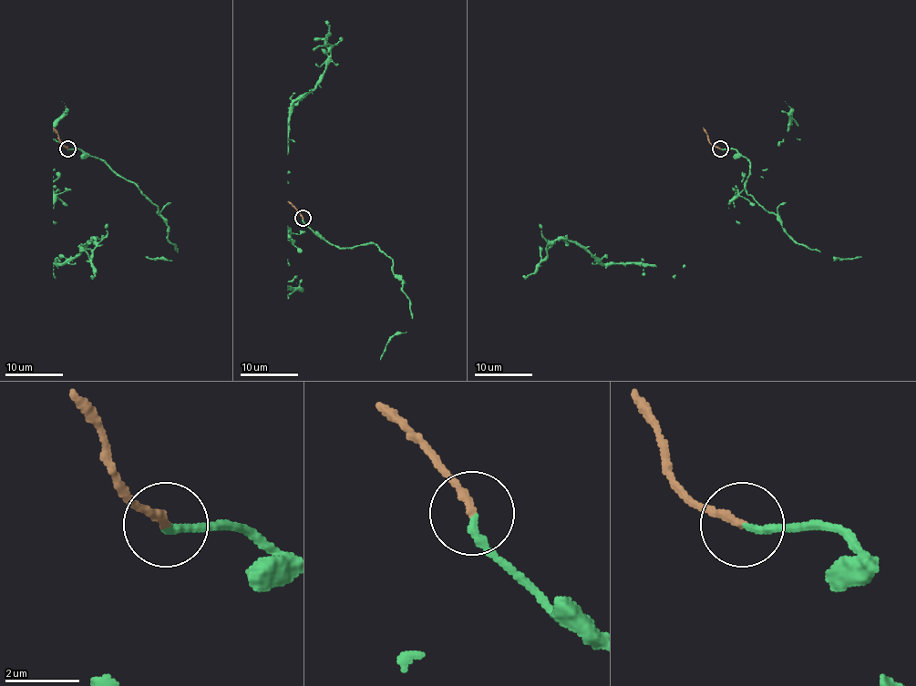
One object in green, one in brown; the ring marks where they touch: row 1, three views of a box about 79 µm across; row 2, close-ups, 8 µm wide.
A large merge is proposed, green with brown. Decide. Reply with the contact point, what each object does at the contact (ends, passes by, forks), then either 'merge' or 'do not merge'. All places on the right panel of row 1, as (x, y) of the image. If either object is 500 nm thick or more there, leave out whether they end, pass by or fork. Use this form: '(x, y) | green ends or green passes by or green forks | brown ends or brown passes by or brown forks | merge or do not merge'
(720, 148) | green ends | brown ends | merge

